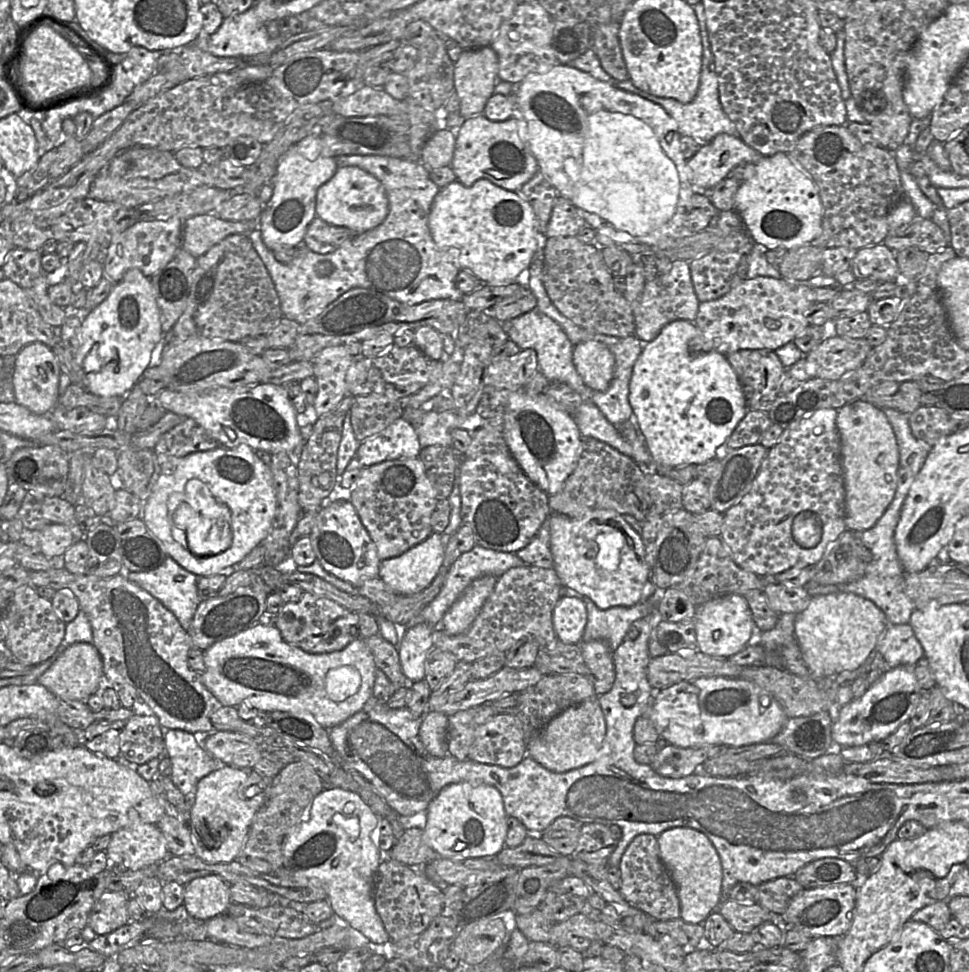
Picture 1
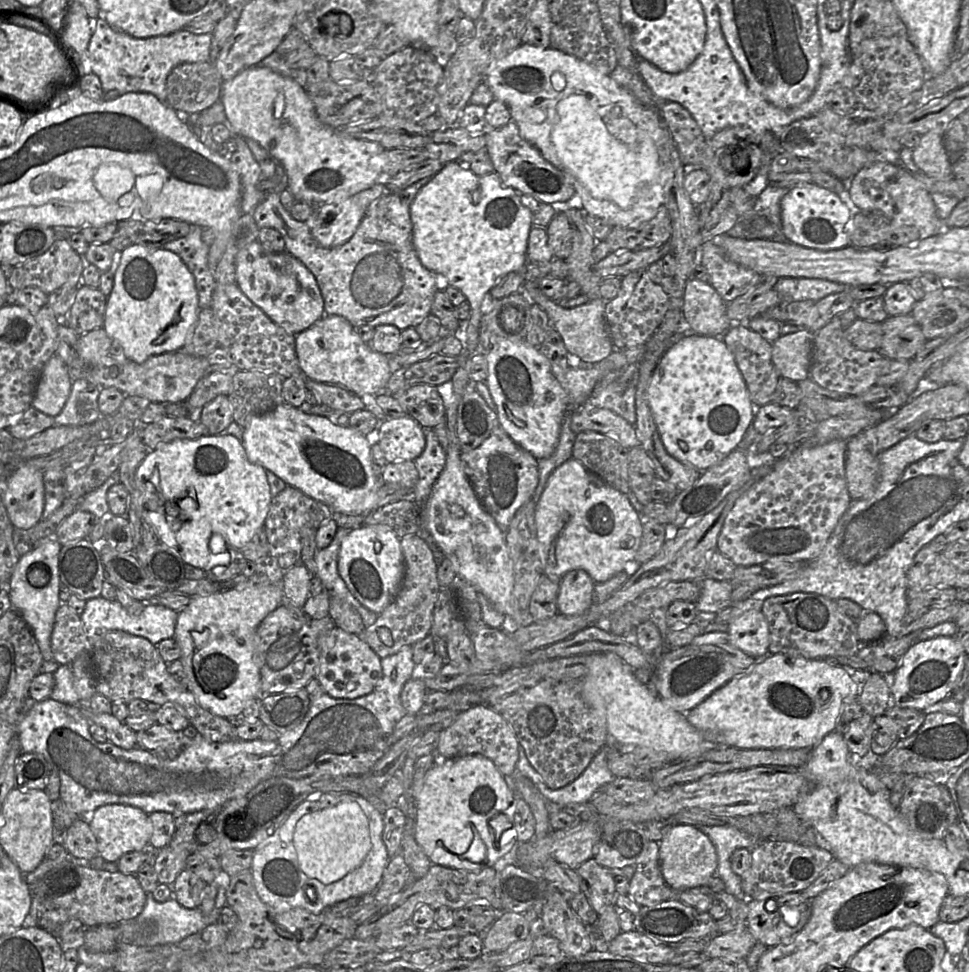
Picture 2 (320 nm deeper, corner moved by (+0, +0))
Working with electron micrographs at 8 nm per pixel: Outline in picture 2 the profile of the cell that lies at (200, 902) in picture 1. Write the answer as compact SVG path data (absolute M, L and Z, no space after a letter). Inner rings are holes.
M328 792L304 800L279 825L272 835L268 836L254 849L251 871L258 896L270 907L269 912L275 917L275 913L283 914L292 908L303 908L314 914L319 914L325 910L329 910L333 905L350 898L373 895L381 882L384 870L389 862L387 849L382 839L383 829L383 813L364 797L348 793Z

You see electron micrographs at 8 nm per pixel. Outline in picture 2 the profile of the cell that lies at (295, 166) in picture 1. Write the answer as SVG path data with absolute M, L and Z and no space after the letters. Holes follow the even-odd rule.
M252 66L224 81L220 100L236 135L258 142L277 163L284 167L288 187L296 201L325 203L347 197L377 183L379 173L370 167L370 159L385 148L377 142L342 136L317 117L306 89L292 78L281 76L269 68Z

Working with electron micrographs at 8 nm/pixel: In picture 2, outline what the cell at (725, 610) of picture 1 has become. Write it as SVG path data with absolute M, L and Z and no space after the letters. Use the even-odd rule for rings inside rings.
M748 610L729 623L730 643L749 656L760 660L769 654L770 631L760 610Z

